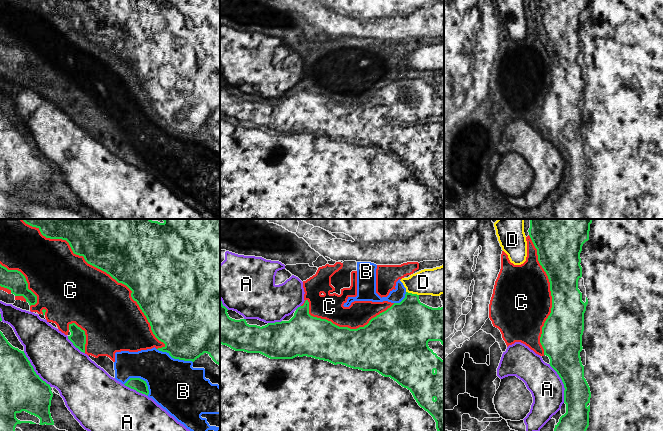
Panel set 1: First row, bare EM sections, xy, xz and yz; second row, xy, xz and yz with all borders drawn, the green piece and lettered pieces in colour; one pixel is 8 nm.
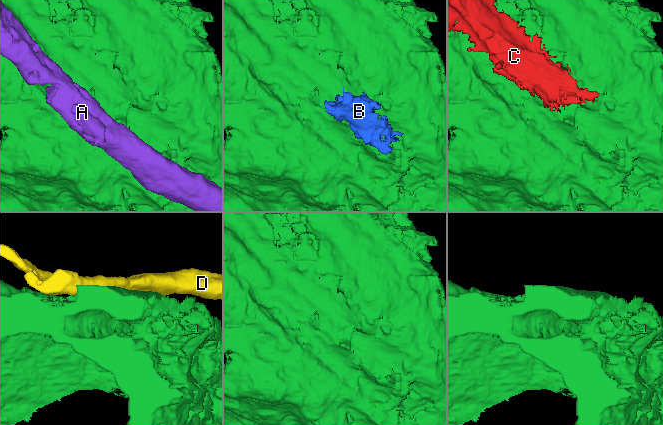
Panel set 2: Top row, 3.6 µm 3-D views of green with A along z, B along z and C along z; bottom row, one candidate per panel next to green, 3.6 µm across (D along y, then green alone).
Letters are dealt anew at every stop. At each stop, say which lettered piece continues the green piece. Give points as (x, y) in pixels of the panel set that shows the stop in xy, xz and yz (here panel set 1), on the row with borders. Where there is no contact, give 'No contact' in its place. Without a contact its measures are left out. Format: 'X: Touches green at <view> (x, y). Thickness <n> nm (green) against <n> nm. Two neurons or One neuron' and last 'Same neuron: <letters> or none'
A: Touches green at xy (33, 370). Thickness 360 nm (green) against 380 nm. Two neurons
B: Touches green at xy (174, 358). Thickness 440 nm (green) against 400 nm. Two neurons
C: Touches green at xy (101, 269). Thickness 500 nm (green) against 480 nm. Two neurons
D: Touches green at xz (412, 294). Thickness 400 nm (green) against 220 nm. Two neurons
Same neuron: none

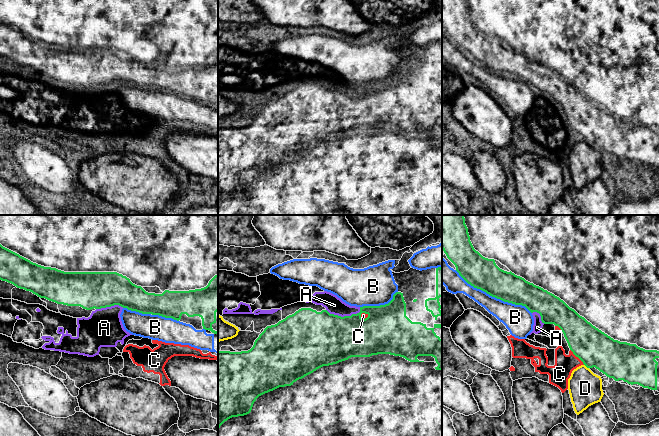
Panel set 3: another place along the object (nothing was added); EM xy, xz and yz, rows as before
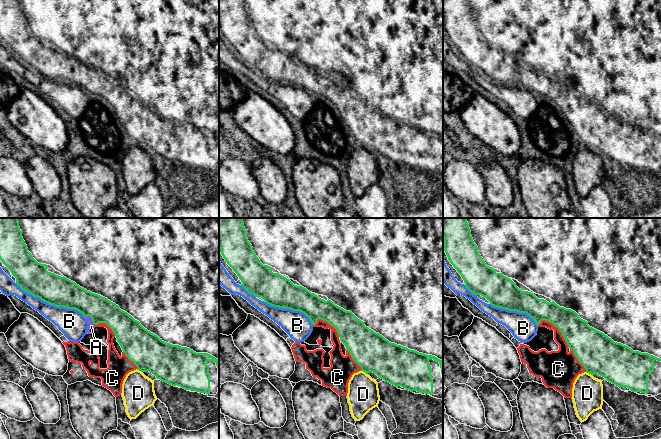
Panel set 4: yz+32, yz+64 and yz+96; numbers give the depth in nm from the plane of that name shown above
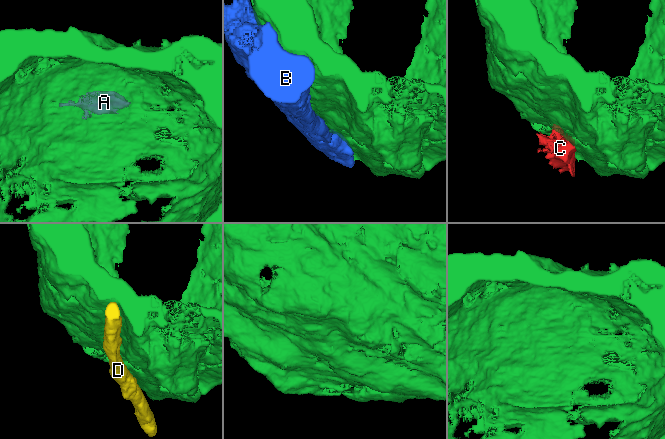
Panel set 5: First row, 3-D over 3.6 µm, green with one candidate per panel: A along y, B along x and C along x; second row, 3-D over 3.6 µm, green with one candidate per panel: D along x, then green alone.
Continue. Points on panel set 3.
A: Touches green at xz (344, 316). Thickness 420 nm (green) against 140 nm. Two neurons
B: Touches green at yz (493, 296). Thickness 260 nm (green) against 200 nm. Two neurons
C: Touches green at yz (577, 356). Thickness 300 nm (green) against 160 nm. Two neurons
D: Touches green at yz (586, 366). Thickness 300 nm (green) against 280 nm. Two neurons
Same neuron: none

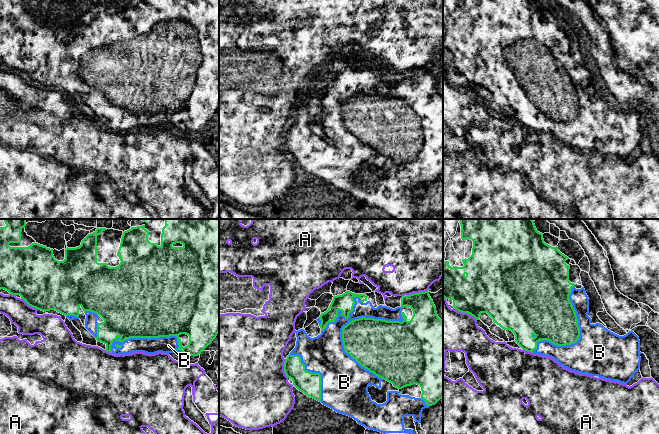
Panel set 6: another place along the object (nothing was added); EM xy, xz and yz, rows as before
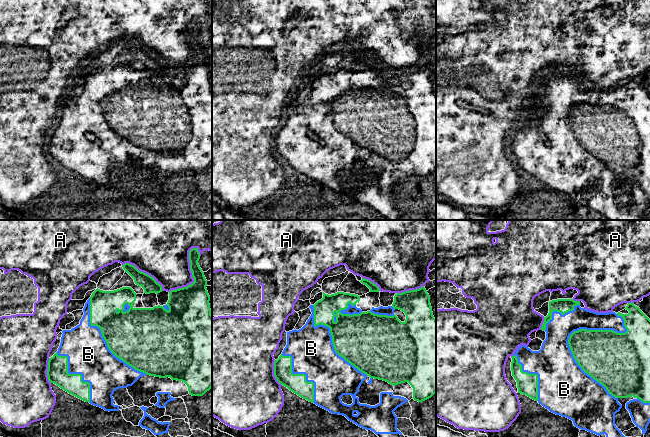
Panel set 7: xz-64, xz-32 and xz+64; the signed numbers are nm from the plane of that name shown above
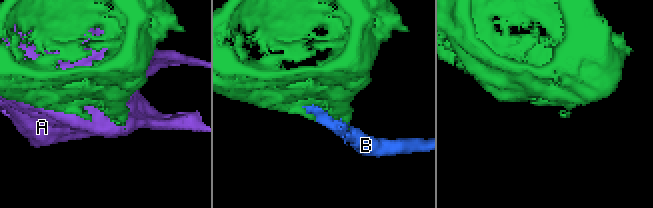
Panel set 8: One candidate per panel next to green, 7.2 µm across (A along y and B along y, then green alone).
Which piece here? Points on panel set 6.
A: Touches green at yz (465, 312). Thickness 380 nm (green) against 360 nm. Two neurons
B: Touches green at xz (347, 324). Thickness 380 nm (green) against 260 nm. One neuron
Same neuron: B

